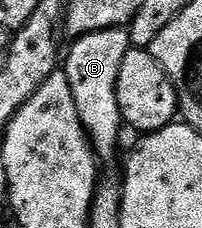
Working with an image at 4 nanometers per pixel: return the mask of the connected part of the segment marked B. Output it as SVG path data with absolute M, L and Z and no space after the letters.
M127 28L97 30L93 34L78 37L72 44L75 45L65 52L65 71L69 78L69 90L73 90L73 102L77 102L77 114L81 118L87 136L91 139L91 147L94 148L96 157L106 162L114 158L115 151L119 148L119 131L124 131L125 128L121 106L117 106L117 74L121 74L121 61L132 47L131 34Z

